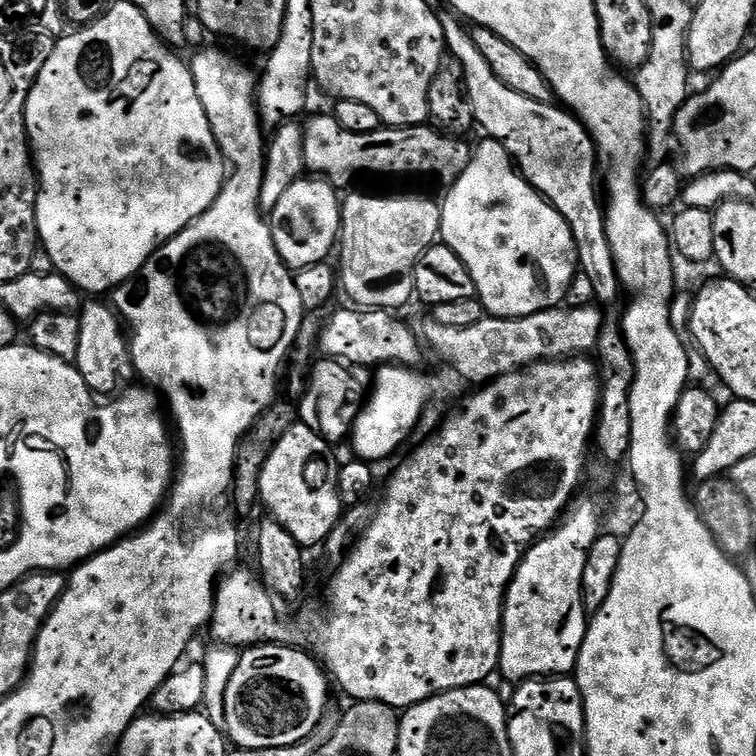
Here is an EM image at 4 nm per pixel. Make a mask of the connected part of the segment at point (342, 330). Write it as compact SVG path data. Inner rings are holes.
M356 306L337 307L321 331L319 351L325 357L345 365L376 364L375 366L416 366L420 360L421 341L388 310L361 310Z

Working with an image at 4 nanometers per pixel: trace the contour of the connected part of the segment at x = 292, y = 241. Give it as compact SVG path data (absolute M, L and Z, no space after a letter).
M301 178L294 182L294 186L290 186L290 190L286 190L286 194L282 194L278 206L274 206L274 210L270 214L274 246L289 269L299 270L306 266L322 264L329 259L328 255L331 252L333 255L340 234L340 209L342 207L341 197L339 195L336 197L336 195L338 195L337 189L329 184L327 179Z

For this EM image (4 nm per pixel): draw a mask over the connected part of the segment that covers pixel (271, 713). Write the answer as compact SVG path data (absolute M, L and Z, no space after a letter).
M265 642L240 652L240 661L222 698L223 727L226 729L227 739L236 748L285 748L297 744L312 735L329 711L330 677L327 671L321 667L315 655L307 656L296 648L287 648L288 646L284 642Z

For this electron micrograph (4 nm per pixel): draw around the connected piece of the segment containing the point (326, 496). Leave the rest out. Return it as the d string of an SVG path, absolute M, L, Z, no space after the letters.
M297 422L293 428L286 430L282 438L274 446L270 458L266 458L266 466L262 470L260 479L260 499L259 503L264 504L264 508L271 519L281 524L283 530L294 538L304 550L309 550L315 546L323 545L324 541L334 530L334 526L340 523L342 515L342 505L338 498L338 474L340 464L334 453L333 445L323 440L310 426Z

